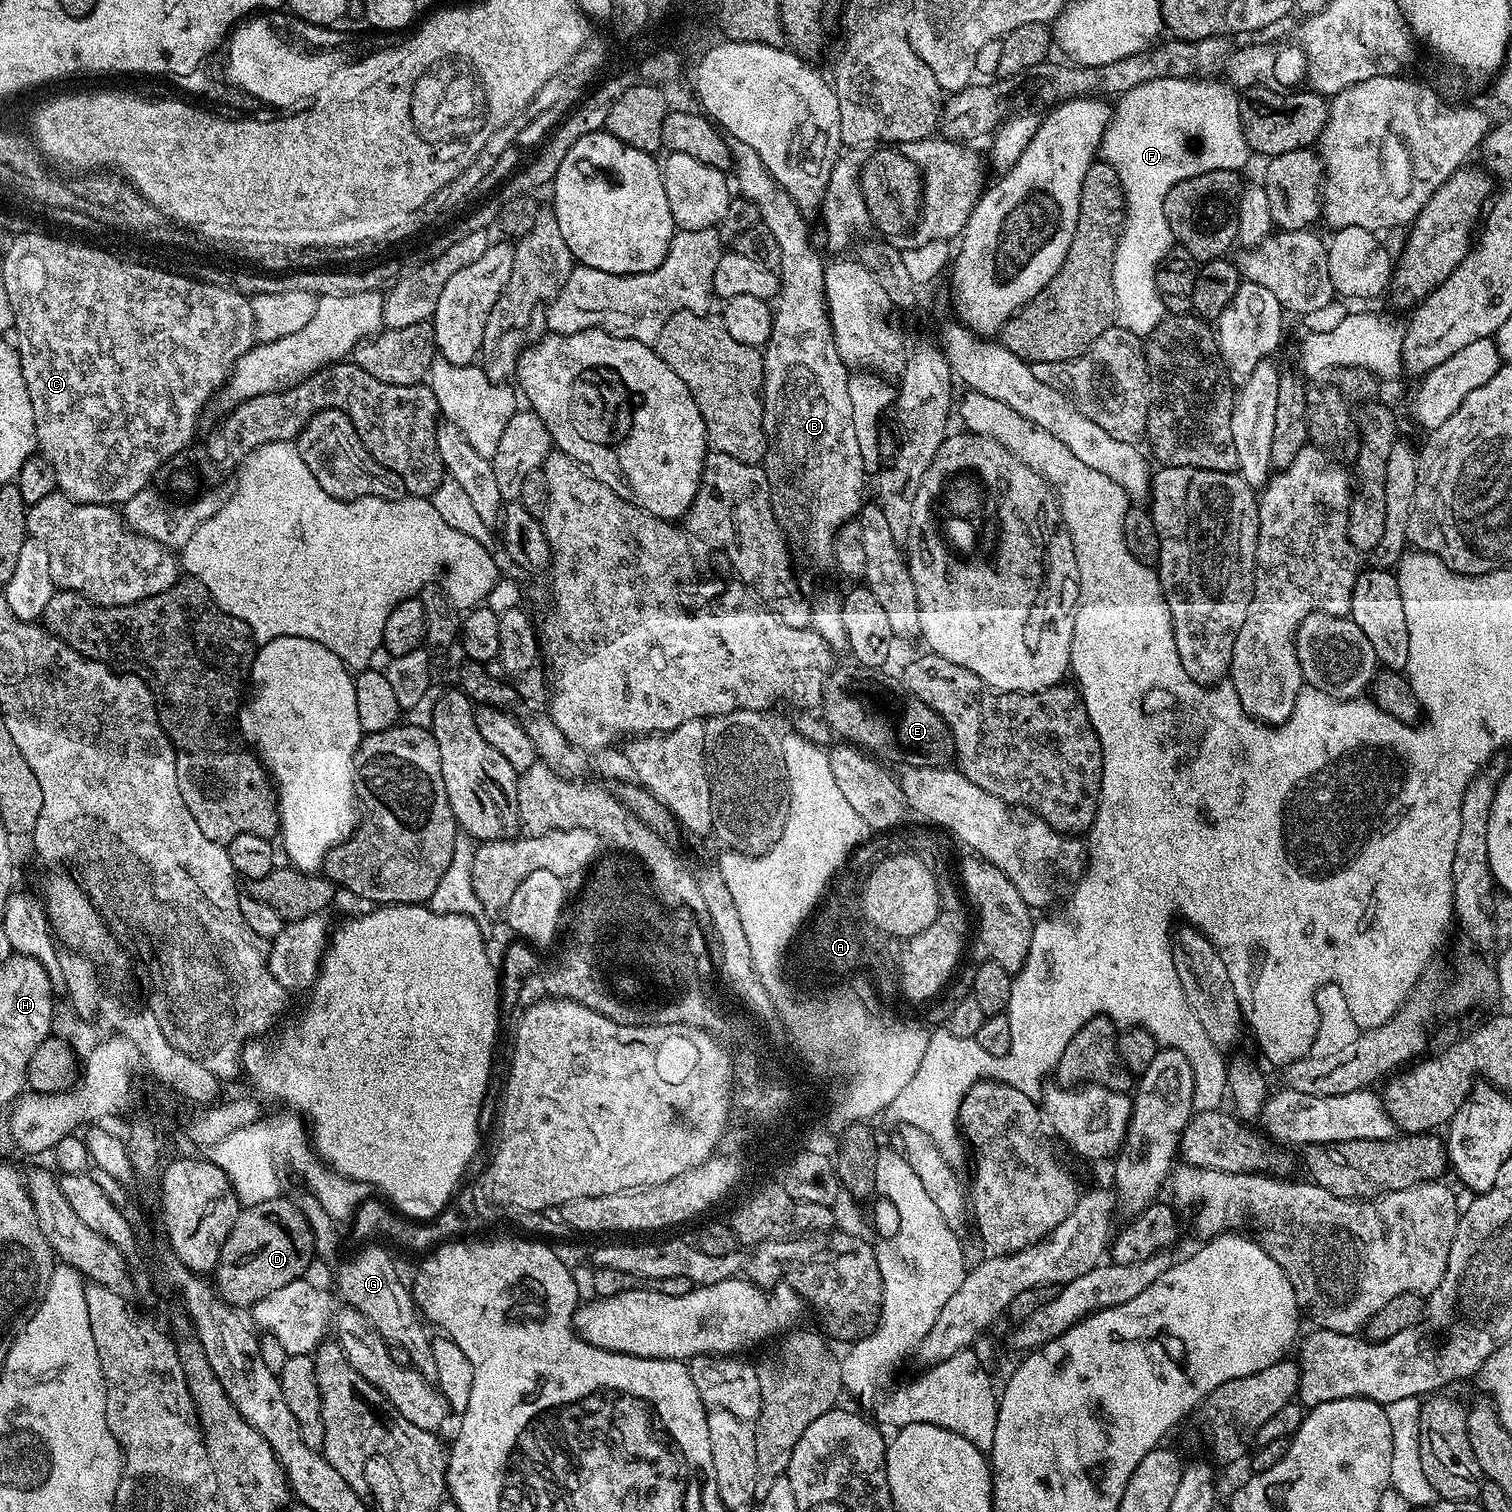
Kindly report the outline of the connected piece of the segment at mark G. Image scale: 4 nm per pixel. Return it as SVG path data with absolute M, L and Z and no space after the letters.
M372 1242L361 1247L361 1252L353 1254L340 1264L336 1272L335 1291L349 1308L358 1310L372 1325L375 1335L389 1345L397 1344L406 1349L411 1367L430 1381L436 1380L433 1337L424 1329L425 1321L412 1301L412 1294L406 1280L400 1277L392 1256L379 1243Z

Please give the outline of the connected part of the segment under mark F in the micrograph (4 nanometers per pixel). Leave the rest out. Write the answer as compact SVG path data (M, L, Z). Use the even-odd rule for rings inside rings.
M1154 78L1150 82L1142 82L1142 86L1134 86L1134 90L1126 90L1124 95L1115 101L1112 121L1108 123L1108 128L1104 132L1104 136L1100 139L1099 159L1106 161L1110 166L1114 166L1114 170L1118 174L1118 178L1122 182L1122 190L1124 191L1124 202L1126 205L1126 215L1124 218L1124 228L1120 232L1120 241L1118 242L1118 250L1114 258L1114 274L1112 281L1114 282L1114 298L1116 299L1116 318L1115 323L1121 328L1130 330L1138 337L1147 338L1166 318L1164 311L1164 303L1158 294L1158 282L1156 281L1156 271L1160 268L1162 258L1174 246L1172 239L1172 231L1166 222L1166 214L1164 213L1164 203L1166 202L1166 194L1180 180L1185 180L1188 176L1197 176L1203 172L1210 170L1230 170L1231 172L1240 172L1248 164L1248 156L1250 157L1250 149L1244 131L1242 130L1242 118L1240 117L1240 96L1227 83L1216 84L1212 78Z

